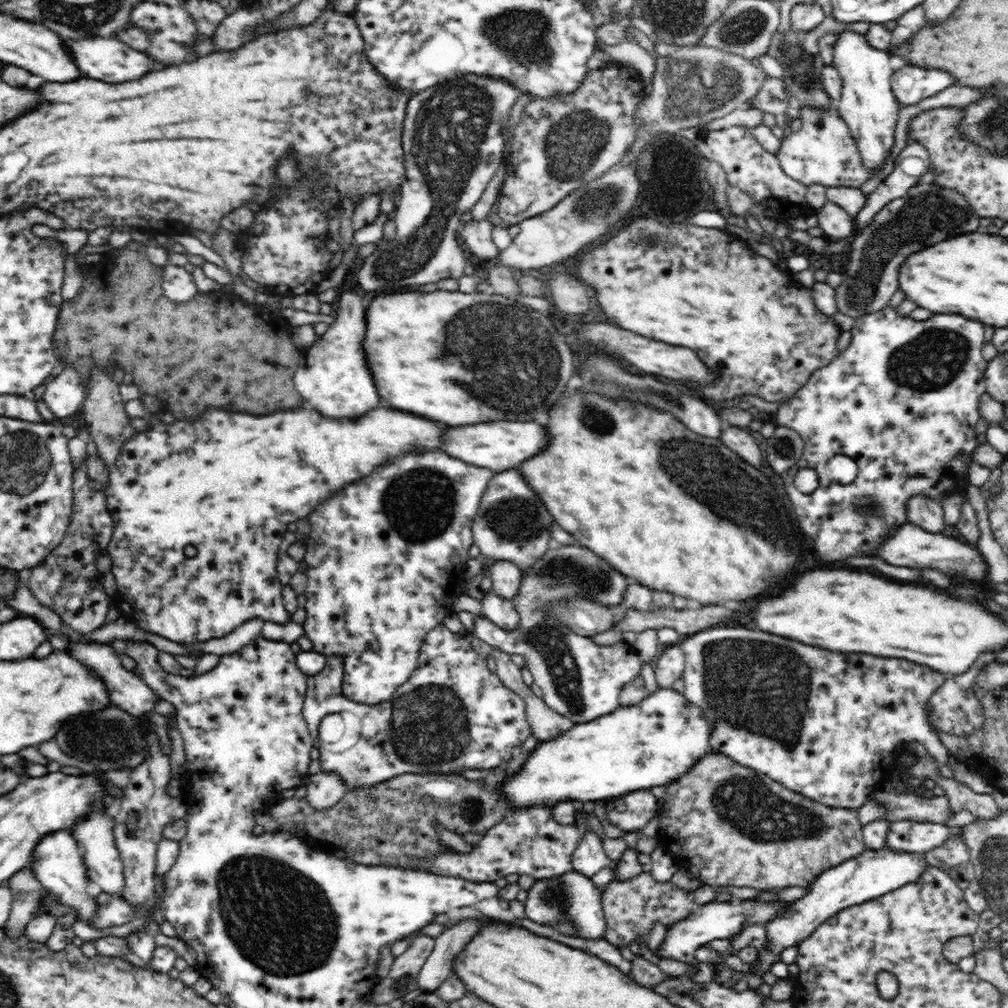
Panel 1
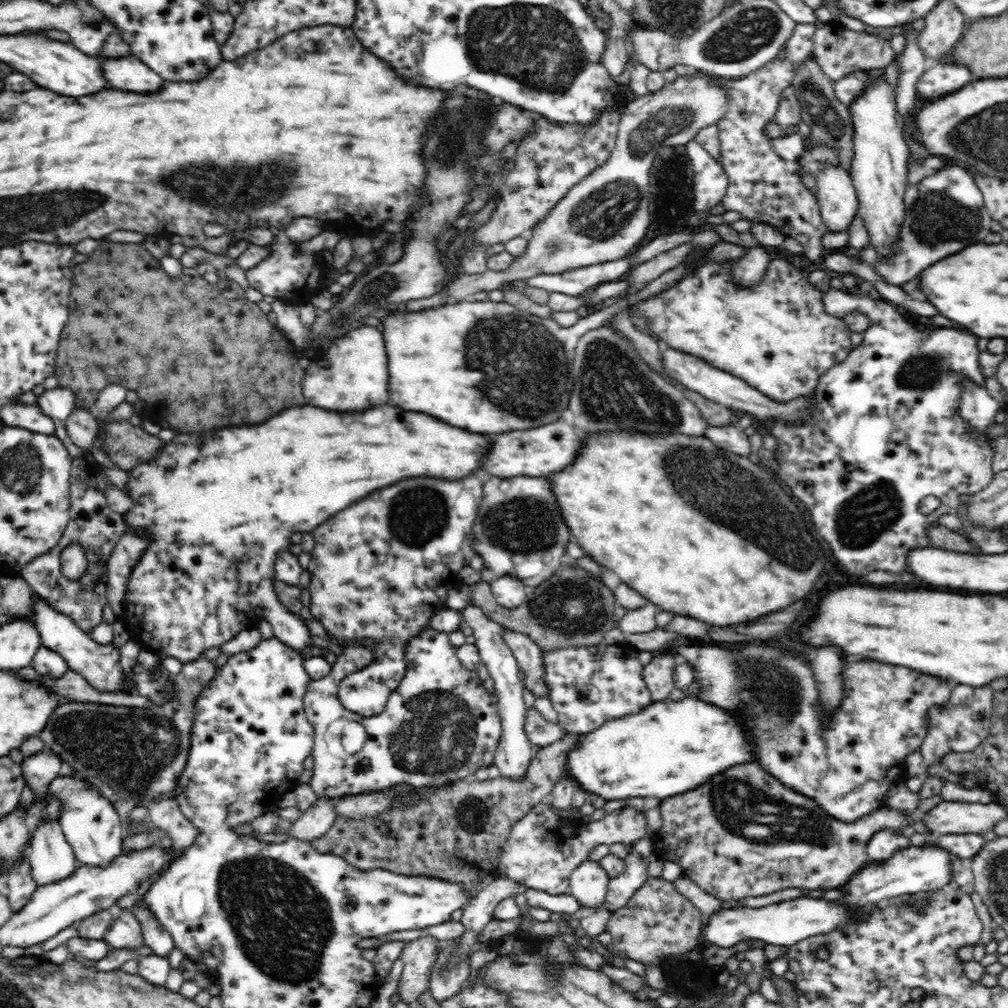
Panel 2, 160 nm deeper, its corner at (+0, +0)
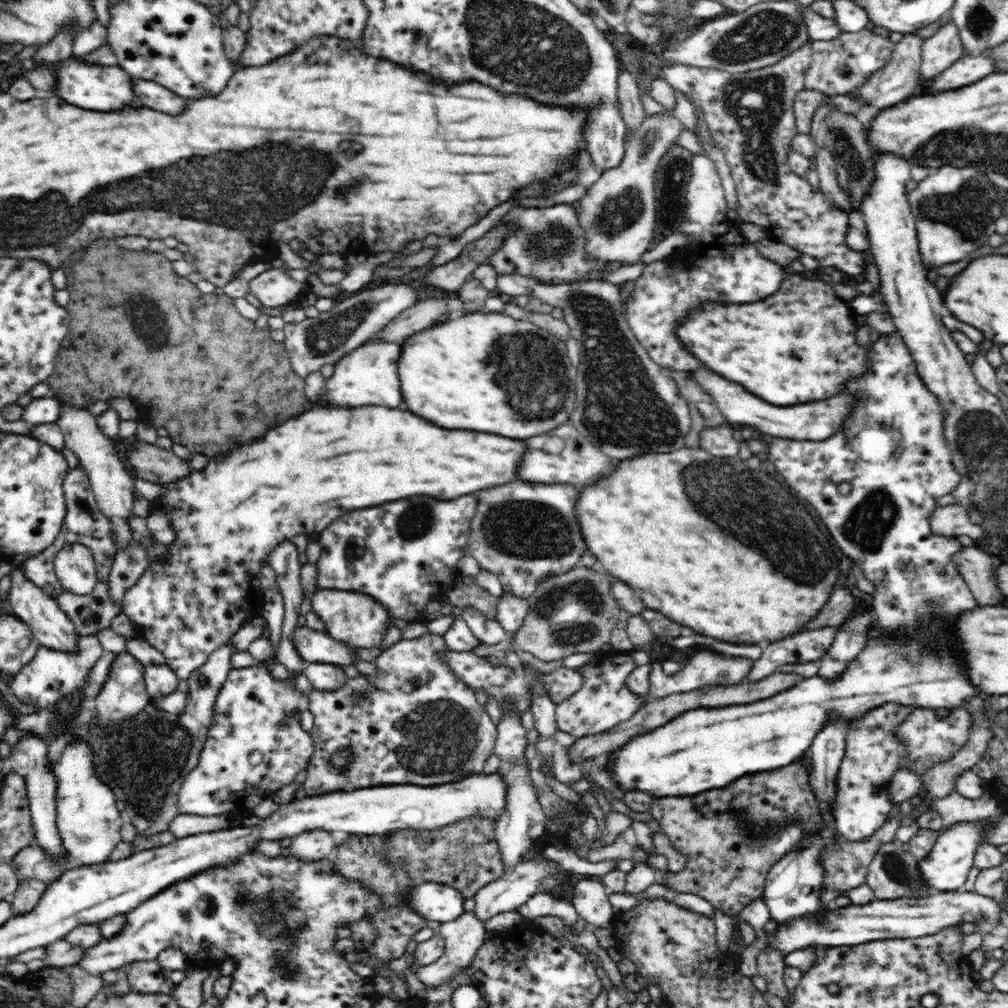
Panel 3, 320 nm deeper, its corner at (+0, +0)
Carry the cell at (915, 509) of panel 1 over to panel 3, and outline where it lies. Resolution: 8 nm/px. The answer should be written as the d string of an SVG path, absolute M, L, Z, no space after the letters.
M976 545L962 546L952 559L979 606L1002 605L1006 596L1000 592L1000 587L996 583L994 564L990 555L980 551Z

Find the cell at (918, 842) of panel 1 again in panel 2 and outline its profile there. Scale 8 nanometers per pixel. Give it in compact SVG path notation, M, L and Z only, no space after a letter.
M909 832L910 844L923 847L934 844L946 849L954 857L975 858L984 846L984 838L979 834L949 834L942 835L934 832Z

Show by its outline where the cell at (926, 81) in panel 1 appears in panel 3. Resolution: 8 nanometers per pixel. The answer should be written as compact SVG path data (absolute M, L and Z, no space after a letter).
M982 54L977 56L964 55L958 58L950 68L946 68L944 72L938 74L932 84L942 91L956 90L957 88L966 86L996 72L994 62Z

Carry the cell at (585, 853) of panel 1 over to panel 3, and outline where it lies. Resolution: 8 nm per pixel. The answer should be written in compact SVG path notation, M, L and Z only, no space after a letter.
M587 876L574 886L570 901L578 916L590 928L602 929L616 927L616 914L612 911L608 897L600 878Z

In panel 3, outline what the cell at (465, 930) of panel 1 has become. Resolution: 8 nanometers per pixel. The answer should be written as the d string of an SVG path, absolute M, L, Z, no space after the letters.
M525 860L520 862L512 870L507 870L500 879L494 880L492 883L486 884L474 896L476 900L474 912L481 922L490 920L492 916L501 914L501 912L516 911L519 906L522 906L532 896L542 891L543 883L547 876L556 875L561 870L561 867L556 862L545 862L545 860Z

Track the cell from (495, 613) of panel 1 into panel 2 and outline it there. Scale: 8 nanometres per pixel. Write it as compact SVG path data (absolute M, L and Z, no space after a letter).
M503 626L502 632L502 638L510 647L517 661L517 667L524 672L523 686L531 690L535 698L549 698L550 691L544 681L546 671L544 671L543 651L527 634L514 632Z

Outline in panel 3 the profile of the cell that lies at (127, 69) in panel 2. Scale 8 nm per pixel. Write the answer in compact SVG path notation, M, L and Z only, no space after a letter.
M131 76L130 81L132 81L132 89L136 92L135 100L146 108L168 112L168 114L180 114L188 104L185 98L174 94L157 82L143 78L131 78Z

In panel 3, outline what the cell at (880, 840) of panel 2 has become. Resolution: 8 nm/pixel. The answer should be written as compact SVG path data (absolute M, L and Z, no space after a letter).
M896 841L886 842L872 860L865 884L874 892L875 900L897 900L902 898L927 898L938 891L924 884L924 878L919 870L919 862L911 853L905 852Z

